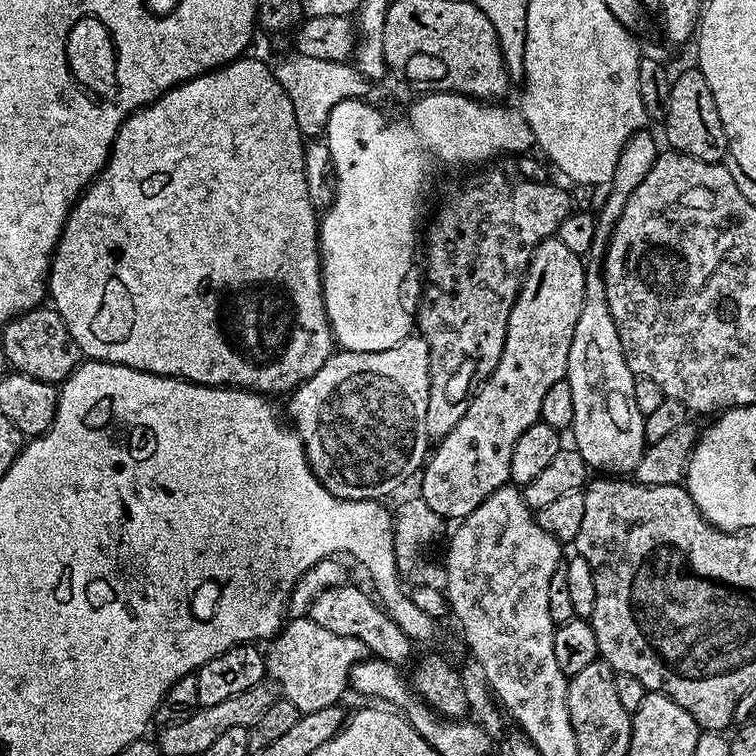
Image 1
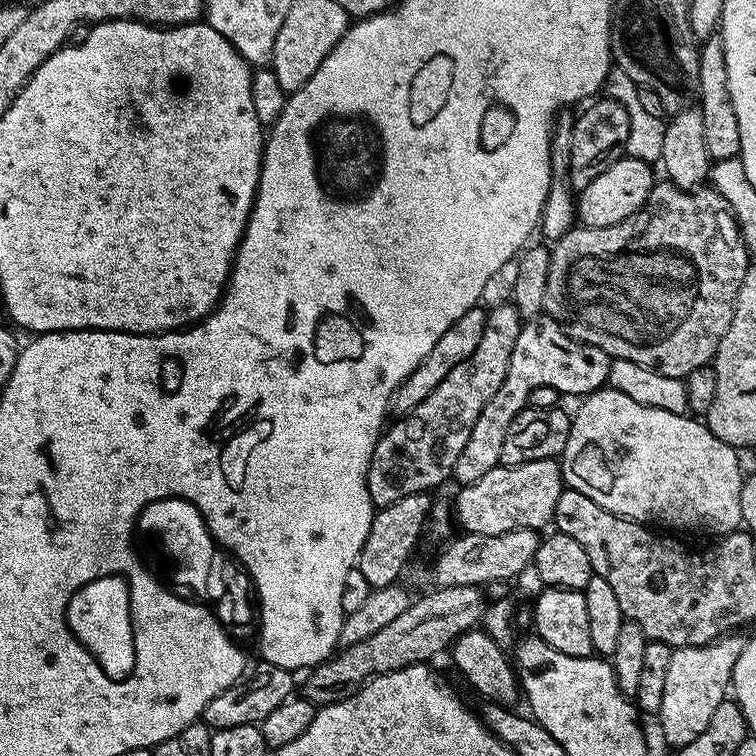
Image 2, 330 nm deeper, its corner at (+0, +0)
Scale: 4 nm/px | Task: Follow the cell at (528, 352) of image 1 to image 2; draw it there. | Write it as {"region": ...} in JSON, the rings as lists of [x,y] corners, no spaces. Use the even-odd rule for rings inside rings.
{"region":[[[547,314],[527,321],[521,327],[518,342],[514,342],[506,382],[498,386],[498,394],[494,394],[494,398],[486,402],[482,414],[478,414],[478,422],[474,422],[474,430],[470,430],[470,442],[466,442],[466,450],[458,454],[458,462],[454,462],[451,479],[457,480],[460,486],[473,484],[482,474],[490,474],[490,470],[501,467],[506,430],[510,430],[510,422],[518,418],[521,410],[529,407],[530,394],[538,390],[538,386],[550,386],[565,397],[583,398],[607,385],[612,361],[613,357],[608,356],[606,350],[572,339],[567,330]]]}

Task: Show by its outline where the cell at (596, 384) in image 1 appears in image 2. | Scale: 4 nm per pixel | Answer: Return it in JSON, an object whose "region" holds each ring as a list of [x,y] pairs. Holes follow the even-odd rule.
{"region":[[[607,386],[583,397],[579,404],[580,409],[572,416],[566,450],[559,457],[567,487],[586,494],[586,498],[598,502],[602,510],[652,526],[665,524],[684,532],[708,531],[712,538],[726,536],[741,527],[740,495],[745,473],[740,472],[737,449],[714,438],[707,423],[688,414],[670,414],[670,410],[646,406],[630,398],[630,394]]]}

